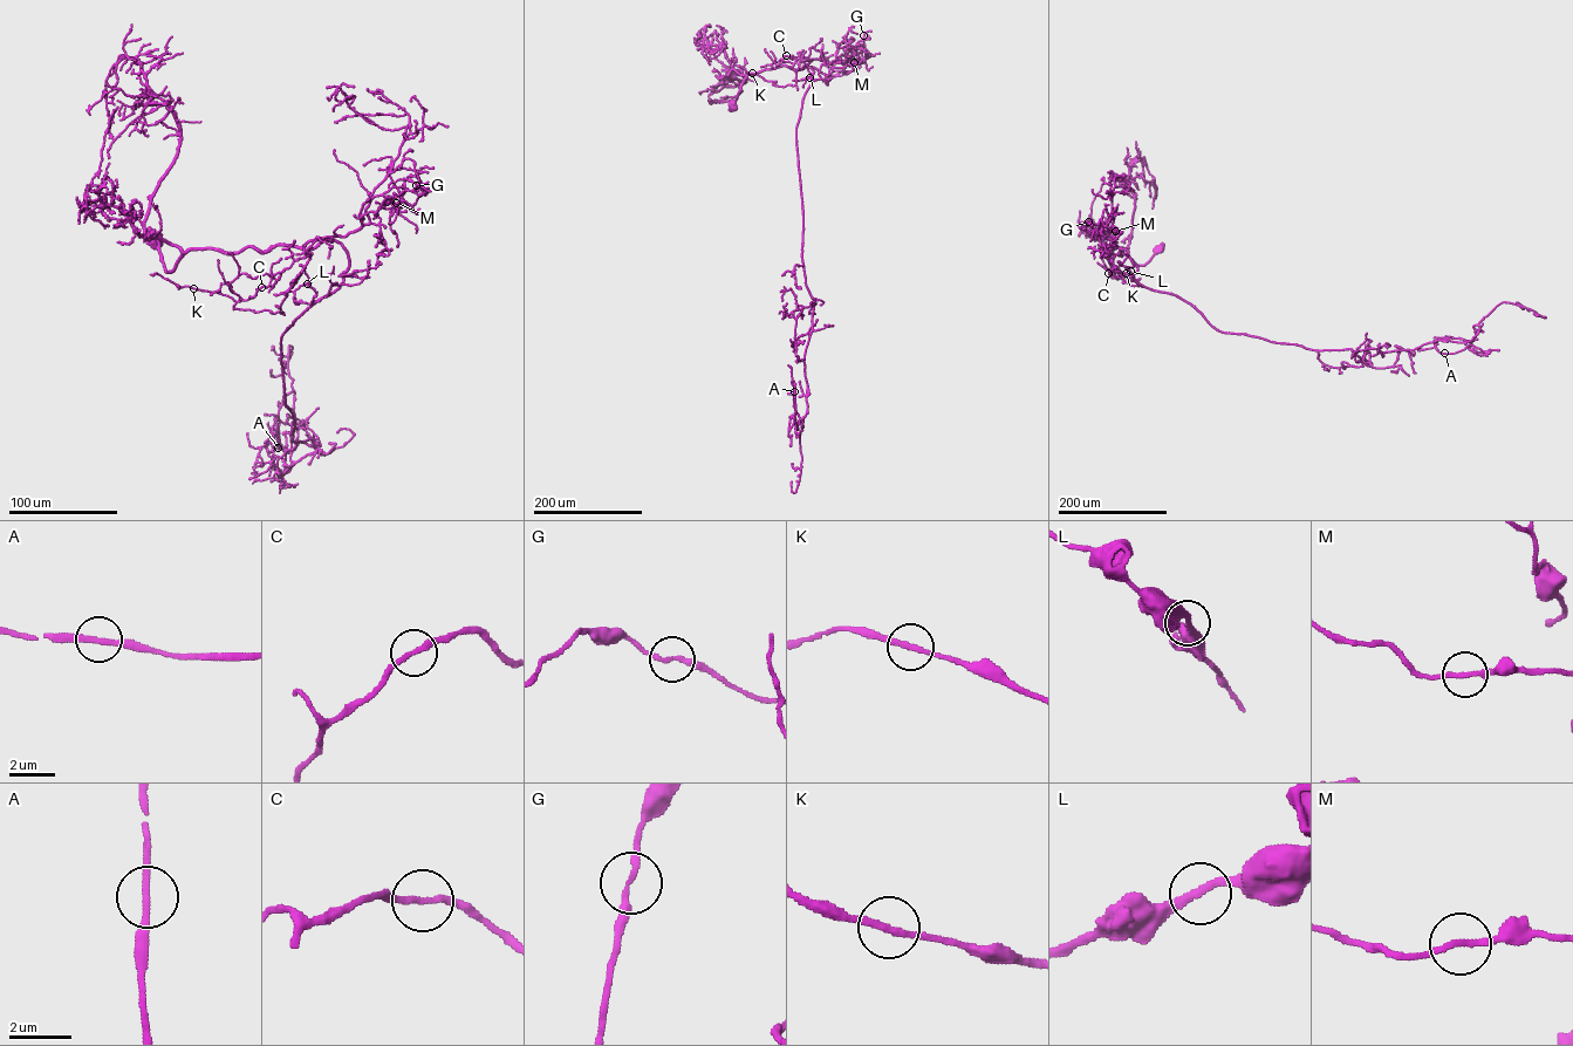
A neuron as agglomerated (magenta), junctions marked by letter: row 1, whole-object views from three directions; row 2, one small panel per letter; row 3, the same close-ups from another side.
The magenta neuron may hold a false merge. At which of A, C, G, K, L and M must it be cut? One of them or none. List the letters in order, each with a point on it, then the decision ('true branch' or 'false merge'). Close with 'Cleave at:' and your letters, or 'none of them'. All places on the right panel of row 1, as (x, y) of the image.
A: (1444, 353) | true branch
C: (1108, 273) | true branch
G: (1088, 221) | true branch
K: (1126, 273) | true branch
L: (1130, 271) | true branch
M: (1115, 231) | true branch
Cleave at: none of them

